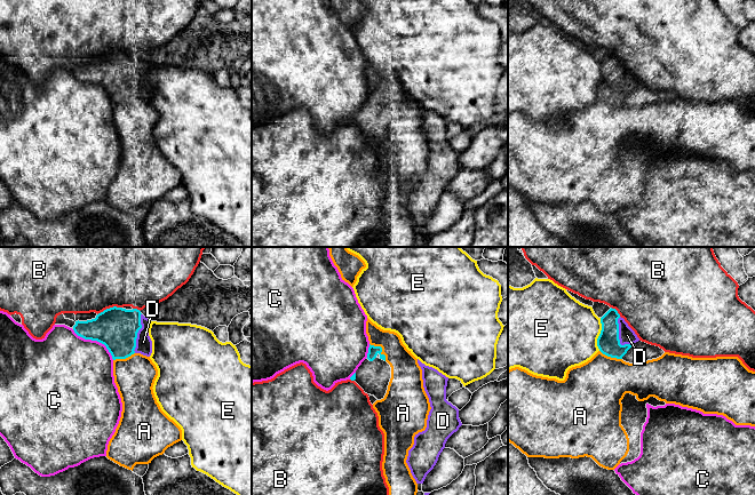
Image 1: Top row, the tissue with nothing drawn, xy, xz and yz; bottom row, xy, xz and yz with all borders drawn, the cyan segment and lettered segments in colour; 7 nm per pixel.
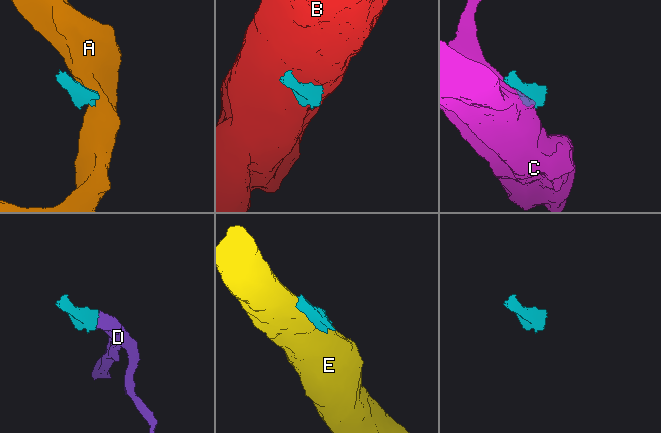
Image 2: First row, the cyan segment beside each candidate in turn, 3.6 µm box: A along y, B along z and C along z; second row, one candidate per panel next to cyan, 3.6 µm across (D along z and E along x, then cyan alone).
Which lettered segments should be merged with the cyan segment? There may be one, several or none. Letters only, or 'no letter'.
D

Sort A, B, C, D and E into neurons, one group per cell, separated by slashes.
A / B / C / D / E

